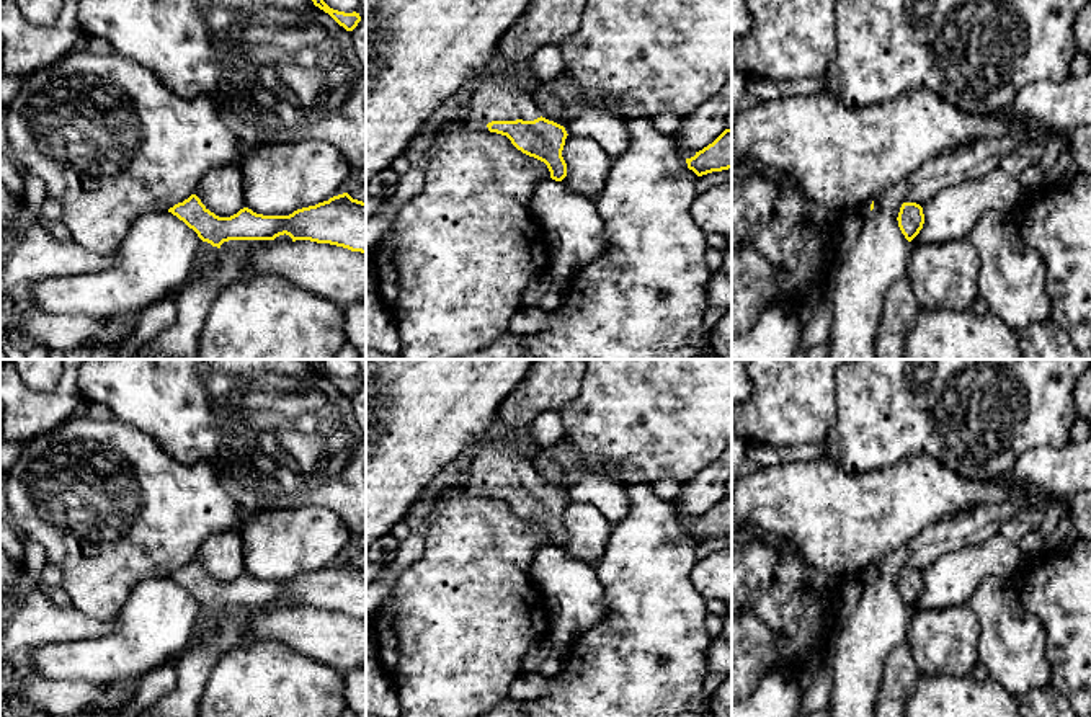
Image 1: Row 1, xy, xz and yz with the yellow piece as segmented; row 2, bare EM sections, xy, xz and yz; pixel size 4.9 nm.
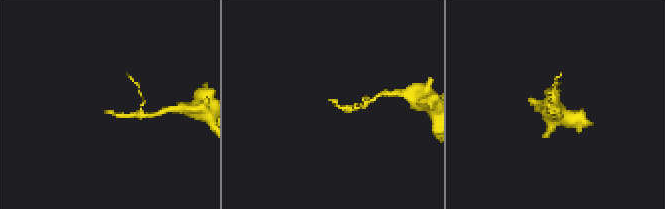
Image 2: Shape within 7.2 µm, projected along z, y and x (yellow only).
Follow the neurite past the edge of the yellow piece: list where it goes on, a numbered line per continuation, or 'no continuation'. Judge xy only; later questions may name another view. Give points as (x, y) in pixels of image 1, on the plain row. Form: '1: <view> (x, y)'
no continuation

